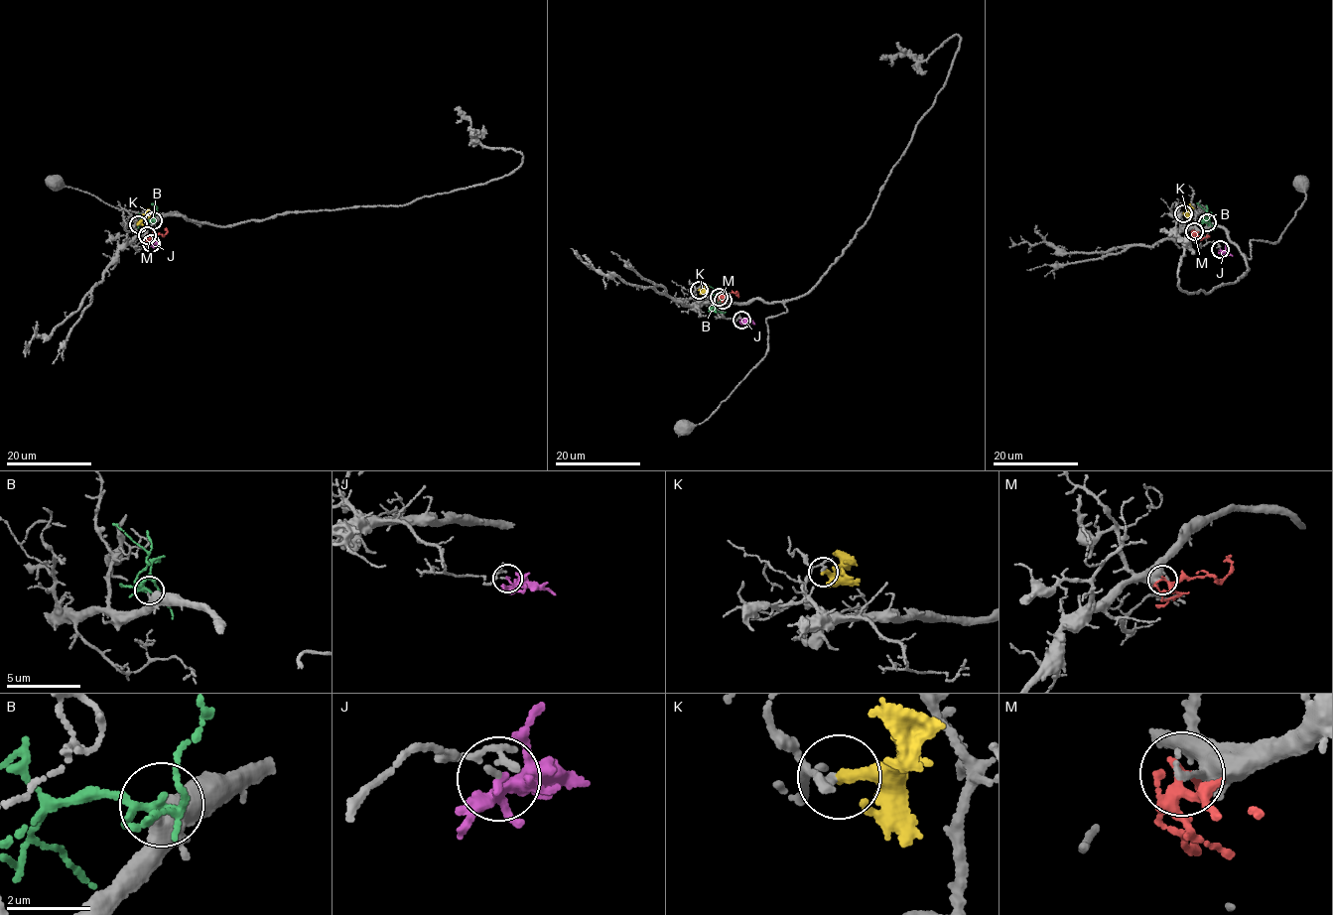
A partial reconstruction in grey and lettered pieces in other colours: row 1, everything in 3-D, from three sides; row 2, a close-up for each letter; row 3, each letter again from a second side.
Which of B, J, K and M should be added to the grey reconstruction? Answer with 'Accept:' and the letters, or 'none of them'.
Accept: B

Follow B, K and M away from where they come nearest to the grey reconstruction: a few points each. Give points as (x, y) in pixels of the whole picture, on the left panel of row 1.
B: (152, 220), (157, 207), (153, 203)
K: (137, 224), (150, 209)
M: (147, 235), (166, 234), (166, 229)

